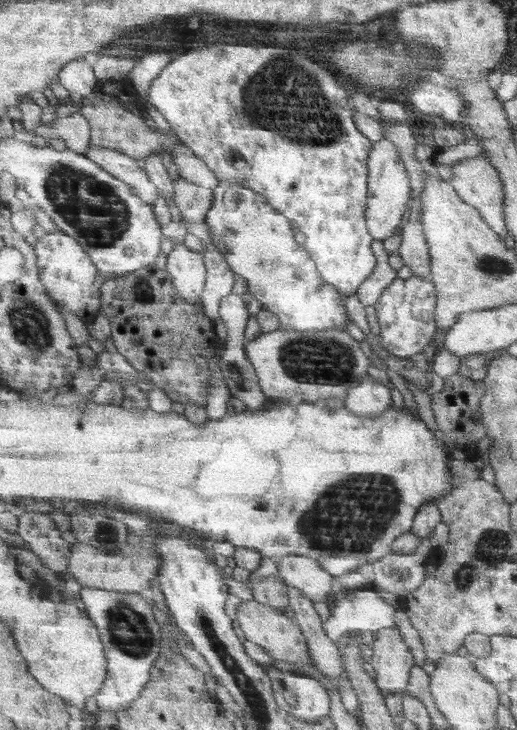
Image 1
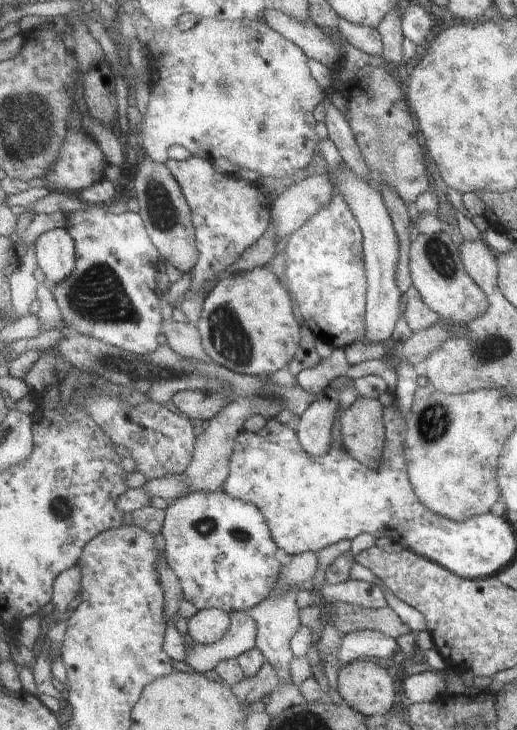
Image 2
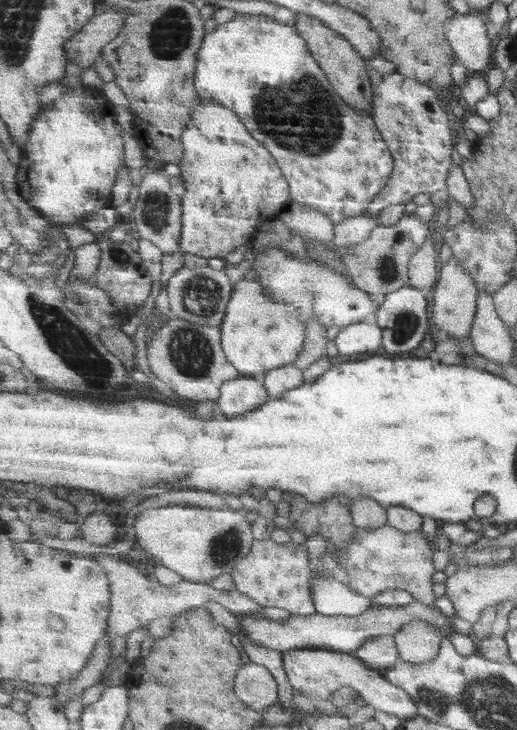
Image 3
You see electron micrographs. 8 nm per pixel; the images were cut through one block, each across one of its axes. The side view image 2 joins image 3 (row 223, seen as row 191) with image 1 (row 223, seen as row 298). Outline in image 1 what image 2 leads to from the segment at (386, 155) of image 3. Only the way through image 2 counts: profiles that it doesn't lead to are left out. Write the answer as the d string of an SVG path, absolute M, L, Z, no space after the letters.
M219 44L213 48L197 48L189 54L183 54L181 58L171 61L161 74L152 82L147 103L151 103L165 119L169 121L171 128L201 160L217 175L220 181L233 181L257 191L267 199L267 202L281 211L293 224L296 230L300 230L306 236L305 248L312 255L312 259L318 266L320 276L325 282L333 283L345 297L356 294L360 286L375 272L378 265L377 255L372 249L373 235L368 229L366 212L368 209L368 160L372 152L373 143L359 132L353 120L353 108L349 104L347 88L335 78L333 72L327 68L321 68L315 60L307 58L303 52L291 52L289 48L273 48L273 46L239 46L239 44Z

